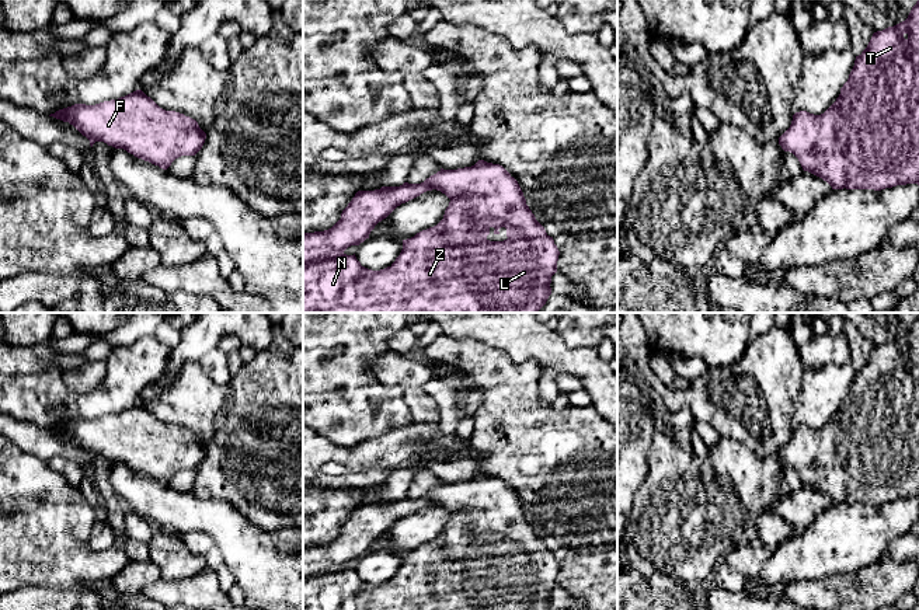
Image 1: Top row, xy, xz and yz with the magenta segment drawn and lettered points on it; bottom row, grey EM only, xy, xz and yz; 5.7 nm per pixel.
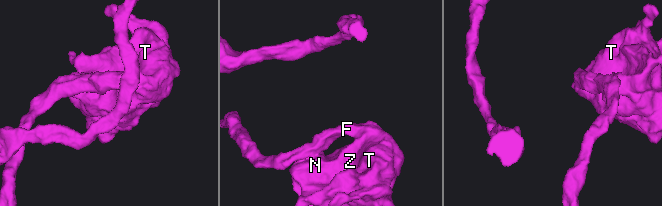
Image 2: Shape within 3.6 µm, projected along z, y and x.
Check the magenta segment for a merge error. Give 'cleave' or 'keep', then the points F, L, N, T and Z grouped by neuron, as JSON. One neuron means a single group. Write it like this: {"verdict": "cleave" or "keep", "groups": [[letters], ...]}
{"verdict": "keep", "groups": [["F", "L", "N", "T", "Z"]]}

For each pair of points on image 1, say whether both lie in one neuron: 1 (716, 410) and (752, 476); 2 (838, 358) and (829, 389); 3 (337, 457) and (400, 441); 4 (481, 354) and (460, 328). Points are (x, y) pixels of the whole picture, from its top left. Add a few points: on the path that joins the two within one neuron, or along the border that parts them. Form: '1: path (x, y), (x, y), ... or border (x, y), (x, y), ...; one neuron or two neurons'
1: border (737, 442), (755, 455), (766, 457); two neurons
2: border (848, 363), (820, 365), (806, 370); two neurons
3: path (352, 457), (380, 457), (385, 455); one neuron
4: border (442, 333), (455, 338), (472, 338), (500, 351); two neurons

